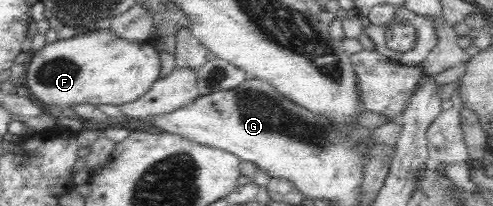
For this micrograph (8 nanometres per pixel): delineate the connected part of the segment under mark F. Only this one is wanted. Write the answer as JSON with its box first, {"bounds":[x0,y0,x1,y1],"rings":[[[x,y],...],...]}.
{"bounds":[22,29,159,106],"rings":[[[107,29],[47,43],[35,51],[22,80],[32,100],[38,104],[121,106],[149,92],[159,78],[159,70],[159,53],[149,42],[136,43],[117,38]]]}

